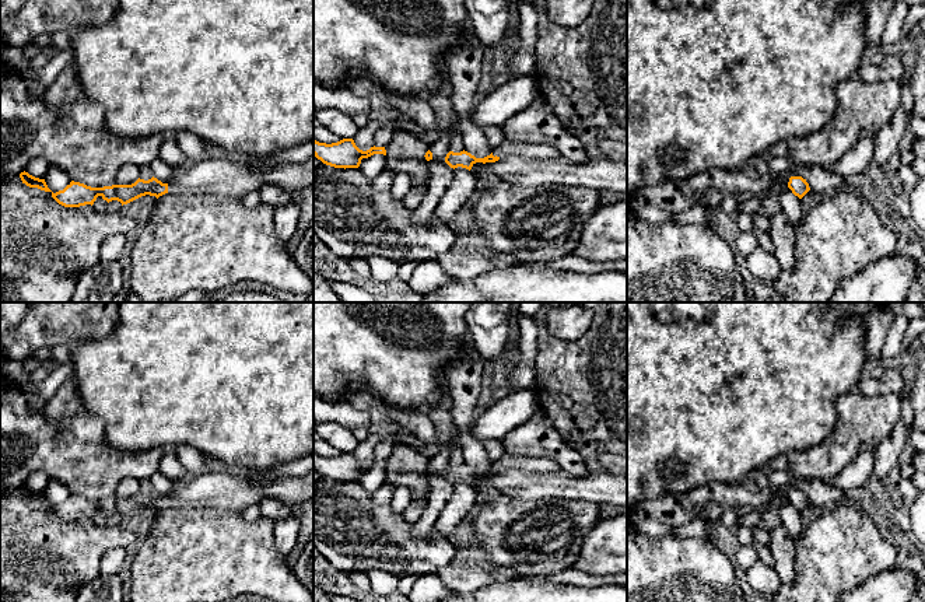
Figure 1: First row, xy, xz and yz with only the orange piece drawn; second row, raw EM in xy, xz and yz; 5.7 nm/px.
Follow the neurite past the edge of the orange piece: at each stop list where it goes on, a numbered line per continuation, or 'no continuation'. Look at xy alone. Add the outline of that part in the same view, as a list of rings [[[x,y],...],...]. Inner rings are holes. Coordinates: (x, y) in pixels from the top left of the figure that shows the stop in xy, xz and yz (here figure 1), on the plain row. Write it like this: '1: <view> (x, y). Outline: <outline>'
1: xy (234, 492). Outline: [[[313,470],[302,477],[252,482],[245,473],[200,472],[174,483],[168,507],[213,507],[241,512],[263,498],[276,498],[288,507],[313,498]]]

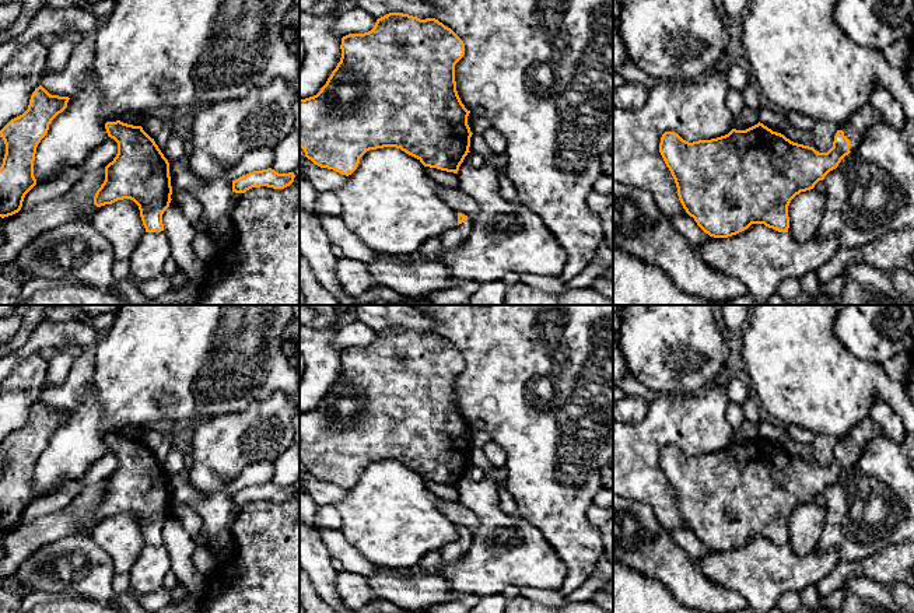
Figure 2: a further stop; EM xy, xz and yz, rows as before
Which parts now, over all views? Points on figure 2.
1: yz (868, 428). Outline: [[[869,416],[851,430],[847,438],[841,442],[844,449],[850,453],[851,466],[861,456],[866,444],[880,434],[883,434],[880,425]]]

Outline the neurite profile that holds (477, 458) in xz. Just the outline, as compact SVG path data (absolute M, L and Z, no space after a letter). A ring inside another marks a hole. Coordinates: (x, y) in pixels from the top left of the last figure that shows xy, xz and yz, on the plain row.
M472 448L469 465L480 467L486 474L491 476L500 484L507 477L507 469L493 466L484 455L483 448Z

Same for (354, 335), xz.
M360 322L343 326L335 337L335 346L339 348L364 347L374 341L377 333Z

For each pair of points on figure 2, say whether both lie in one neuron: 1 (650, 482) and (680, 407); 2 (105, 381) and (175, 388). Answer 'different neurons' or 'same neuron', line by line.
1: same neuron
2: same neuron

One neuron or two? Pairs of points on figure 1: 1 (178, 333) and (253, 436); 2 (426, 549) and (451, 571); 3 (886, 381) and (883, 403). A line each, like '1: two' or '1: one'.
1: one
2: two
3: two

